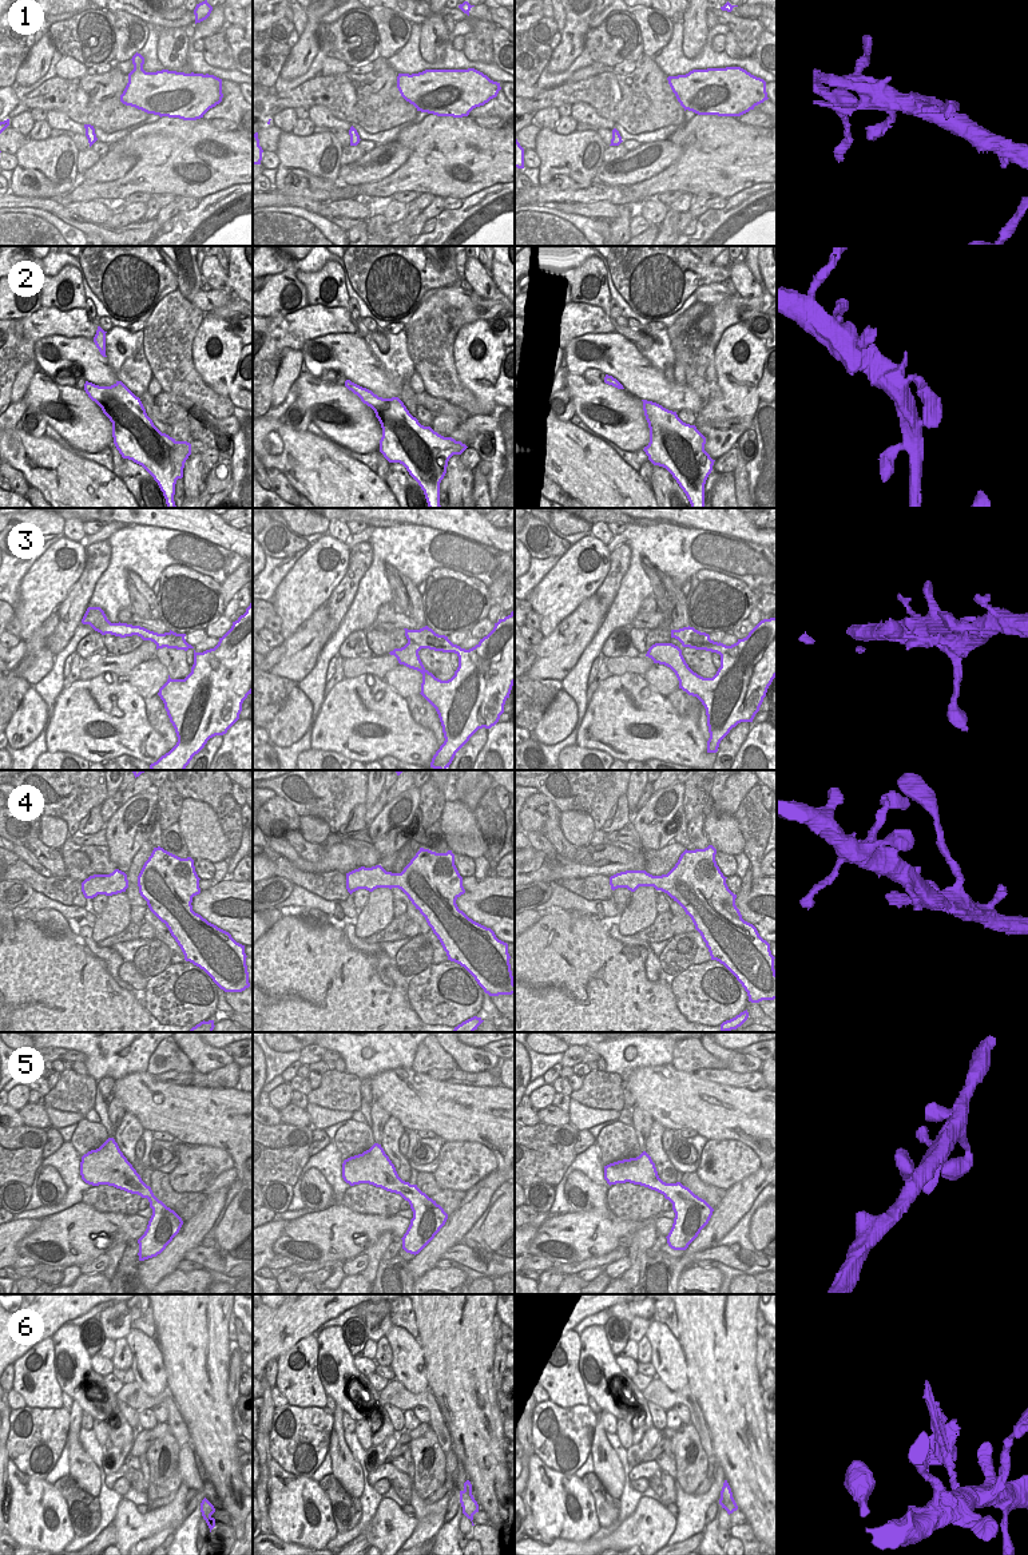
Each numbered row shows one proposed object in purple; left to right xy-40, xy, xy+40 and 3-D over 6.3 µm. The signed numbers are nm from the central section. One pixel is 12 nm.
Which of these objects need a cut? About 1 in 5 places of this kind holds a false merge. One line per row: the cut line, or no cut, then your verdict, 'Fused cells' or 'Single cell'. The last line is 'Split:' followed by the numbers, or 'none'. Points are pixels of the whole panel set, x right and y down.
1: No split. Single cell
2: No split. Single cell
3: No split. Single cell
4: No split. Single cell
5: No split. Single cell
6: Split along xy (472, 1495), (465, 1495), (461, 1504). Fused cells
Split: 6.

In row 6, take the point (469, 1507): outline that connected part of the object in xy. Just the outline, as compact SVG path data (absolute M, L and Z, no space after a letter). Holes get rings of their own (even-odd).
M465 1495L461 1507L463 1507L463 1514L472 1522L473 1515L479 1512L479 1504L475 1500L473 1495L472 1496ZM473 1522L472 1526L475 1526Z

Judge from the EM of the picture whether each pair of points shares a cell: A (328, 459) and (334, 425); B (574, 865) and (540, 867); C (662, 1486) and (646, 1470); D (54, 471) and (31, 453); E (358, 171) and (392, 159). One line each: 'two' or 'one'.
A: two
B: one
C: one
D: one
E: one

